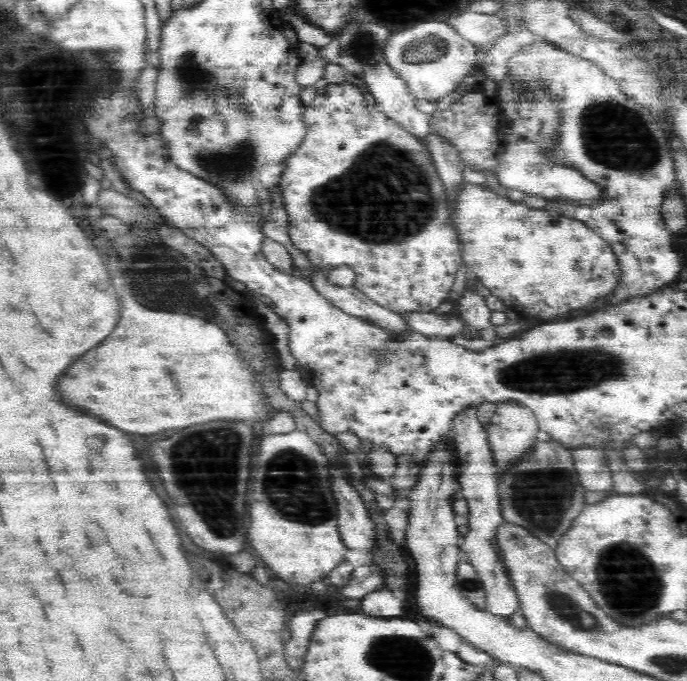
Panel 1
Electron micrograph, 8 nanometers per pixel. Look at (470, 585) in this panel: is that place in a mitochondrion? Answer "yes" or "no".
yes

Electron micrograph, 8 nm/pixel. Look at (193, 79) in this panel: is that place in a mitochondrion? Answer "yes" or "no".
yes

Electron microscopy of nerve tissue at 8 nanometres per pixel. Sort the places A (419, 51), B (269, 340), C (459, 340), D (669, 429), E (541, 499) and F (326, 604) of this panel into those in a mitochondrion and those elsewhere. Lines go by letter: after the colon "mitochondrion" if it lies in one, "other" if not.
A: mitochondrion
B: other
C: other
D: other
E: mitochondrion
F: other

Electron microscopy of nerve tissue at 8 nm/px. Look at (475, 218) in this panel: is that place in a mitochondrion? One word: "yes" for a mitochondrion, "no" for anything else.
no

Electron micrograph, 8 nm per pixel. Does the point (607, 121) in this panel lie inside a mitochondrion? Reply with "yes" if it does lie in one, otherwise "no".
yes

